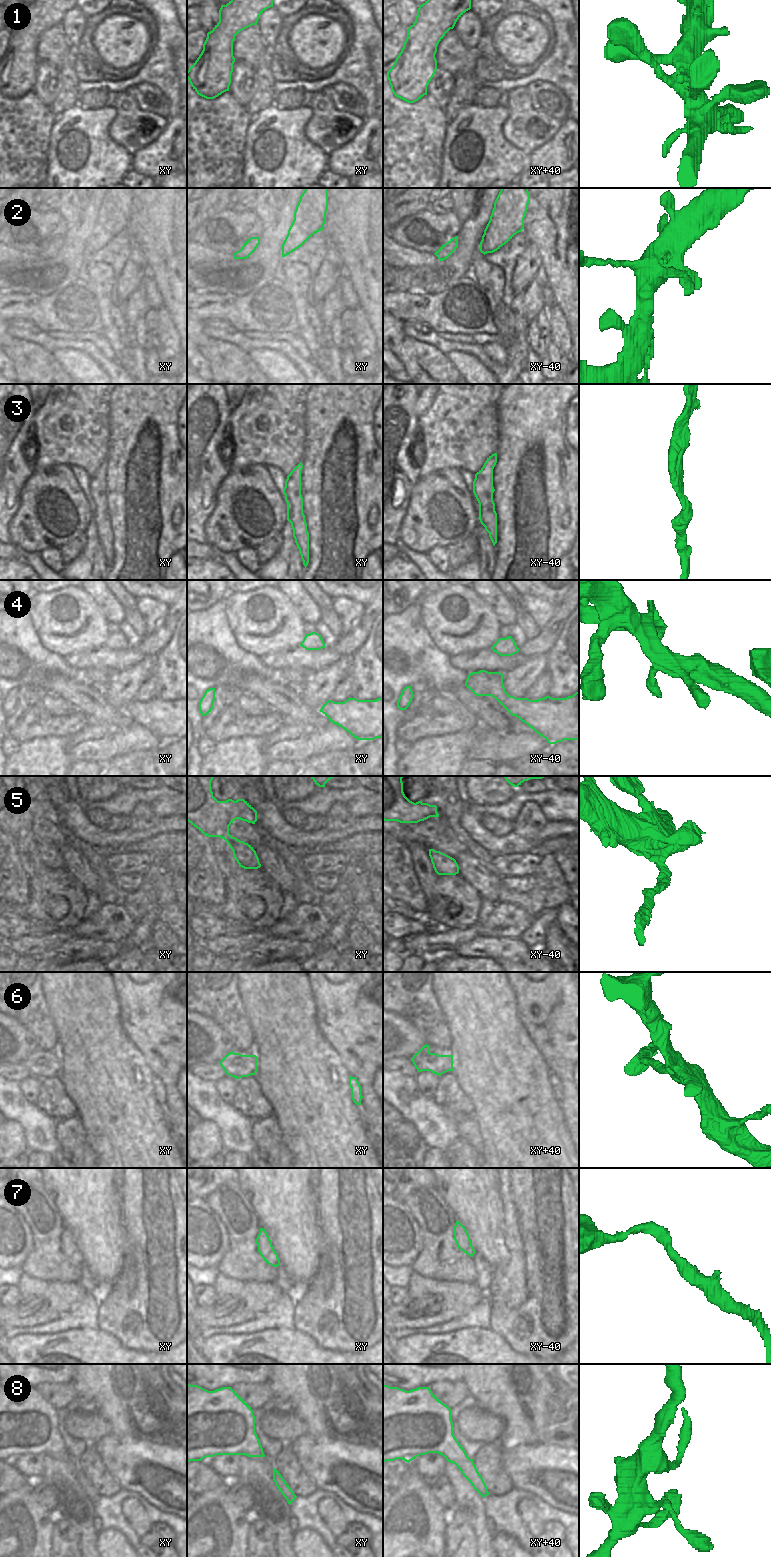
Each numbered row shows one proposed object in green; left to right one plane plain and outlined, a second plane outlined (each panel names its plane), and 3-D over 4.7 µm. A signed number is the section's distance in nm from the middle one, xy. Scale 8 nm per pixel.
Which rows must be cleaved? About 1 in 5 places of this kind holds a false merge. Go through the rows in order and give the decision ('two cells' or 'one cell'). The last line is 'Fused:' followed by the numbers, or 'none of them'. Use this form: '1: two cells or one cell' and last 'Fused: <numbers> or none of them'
1: one cell
2: one cell
3: one cell
4: one cell
5: two cells
6: two cells
7: one cell
8: one cell
Fused: 5, 6

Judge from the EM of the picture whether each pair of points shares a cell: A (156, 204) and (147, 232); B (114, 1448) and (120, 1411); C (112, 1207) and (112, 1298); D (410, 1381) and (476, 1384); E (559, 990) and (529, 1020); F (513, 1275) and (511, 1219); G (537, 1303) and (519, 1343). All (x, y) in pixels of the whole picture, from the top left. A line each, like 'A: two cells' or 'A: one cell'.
A: one cell
B: two cells
C: two cells
D: two cells
E: one cell
F: one cell
G: one cell

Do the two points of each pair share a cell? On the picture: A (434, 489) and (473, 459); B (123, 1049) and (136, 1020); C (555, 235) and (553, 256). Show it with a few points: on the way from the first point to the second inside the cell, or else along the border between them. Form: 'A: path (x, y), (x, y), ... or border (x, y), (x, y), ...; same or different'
A: border (459, 470), (444, 468), (438, 469), (435, 472); different
B: border (119, 1015), (124, 1033), (143, 1055); different
C: path (555, 240), (555, 251); same

